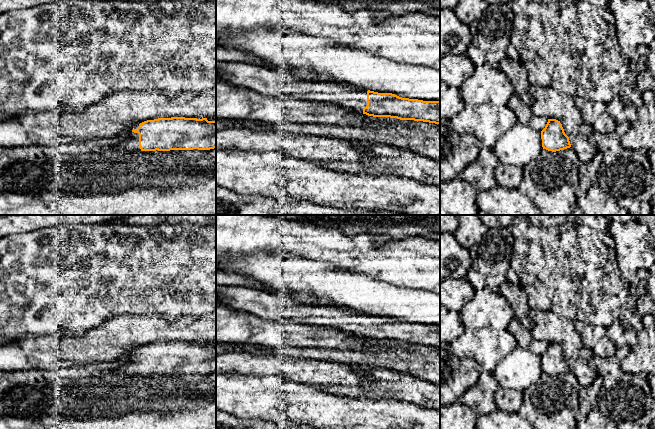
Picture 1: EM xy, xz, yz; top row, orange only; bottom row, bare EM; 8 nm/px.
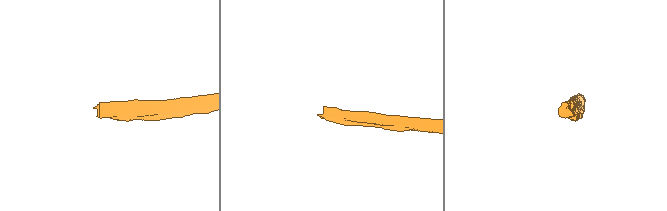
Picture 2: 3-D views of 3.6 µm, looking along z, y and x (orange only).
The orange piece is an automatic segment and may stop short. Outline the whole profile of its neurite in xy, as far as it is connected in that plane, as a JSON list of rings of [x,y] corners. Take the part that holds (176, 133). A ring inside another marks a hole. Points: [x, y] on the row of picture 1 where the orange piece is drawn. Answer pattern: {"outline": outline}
{"outline": [[[171,117],[147,120],[125,130],[125,141],[113,146],[118,151],[210,150],[216,148],[216,120]]]}

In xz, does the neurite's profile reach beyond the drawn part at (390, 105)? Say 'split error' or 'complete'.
split error

